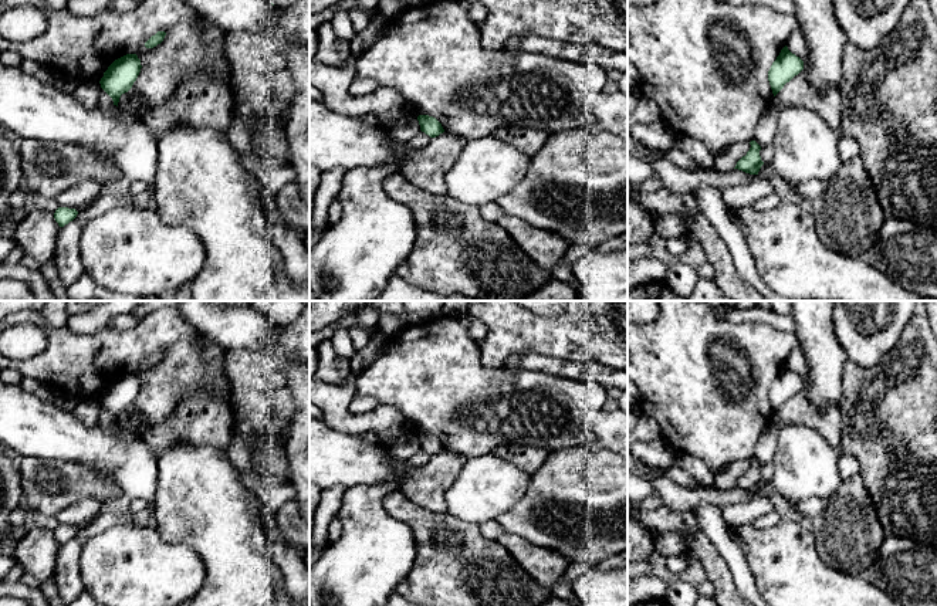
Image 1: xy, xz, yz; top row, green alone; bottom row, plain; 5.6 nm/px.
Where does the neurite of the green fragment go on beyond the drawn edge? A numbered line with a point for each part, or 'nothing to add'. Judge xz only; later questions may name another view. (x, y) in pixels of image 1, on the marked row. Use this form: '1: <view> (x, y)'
nothing to add

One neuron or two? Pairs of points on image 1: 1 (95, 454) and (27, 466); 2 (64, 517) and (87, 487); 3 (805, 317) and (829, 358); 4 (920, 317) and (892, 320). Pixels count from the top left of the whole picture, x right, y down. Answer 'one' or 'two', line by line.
1: two
2: two
3: one
4: two

